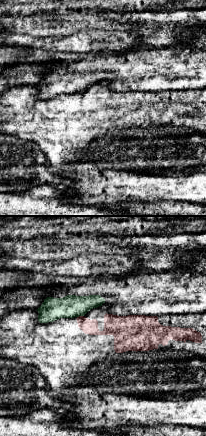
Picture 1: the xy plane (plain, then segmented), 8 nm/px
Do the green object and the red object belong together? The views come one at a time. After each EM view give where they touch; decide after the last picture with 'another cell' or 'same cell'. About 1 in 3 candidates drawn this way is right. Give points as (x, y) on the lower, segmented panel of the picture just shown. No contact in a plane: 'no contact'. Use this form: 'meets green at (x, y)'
meets green at (80, 315)

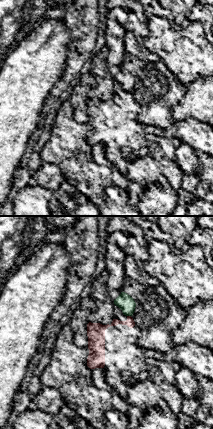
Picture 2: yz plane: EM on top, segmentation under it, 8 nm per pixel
meets green at (129, 315)

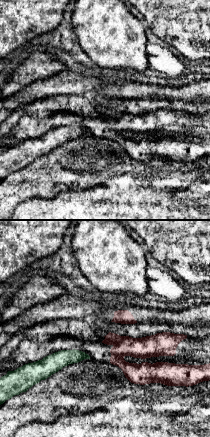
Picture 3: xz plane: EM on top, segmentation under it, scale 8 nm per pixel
no contact

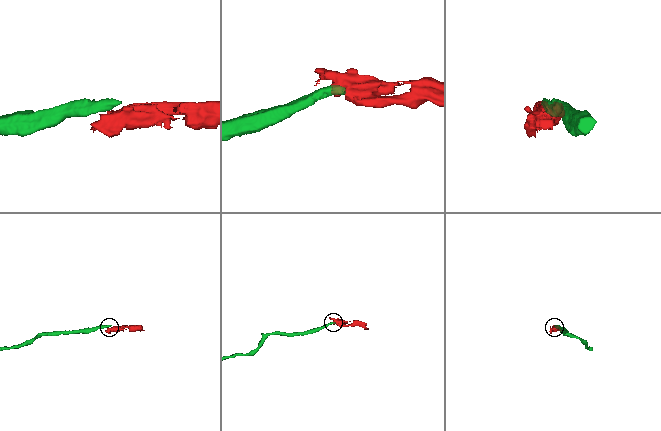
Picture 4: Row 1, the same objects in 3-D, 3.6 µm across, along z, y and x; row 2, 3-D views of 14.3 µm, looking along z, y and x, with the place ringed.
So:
another cell

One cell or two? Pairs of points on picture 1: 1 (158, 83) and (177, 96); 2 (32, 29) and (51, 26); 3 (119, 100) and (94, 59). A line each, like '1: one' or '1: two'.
1: two
2: one
3: two

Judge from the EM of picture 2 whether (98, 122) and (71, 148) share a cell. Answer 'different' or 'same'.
different

